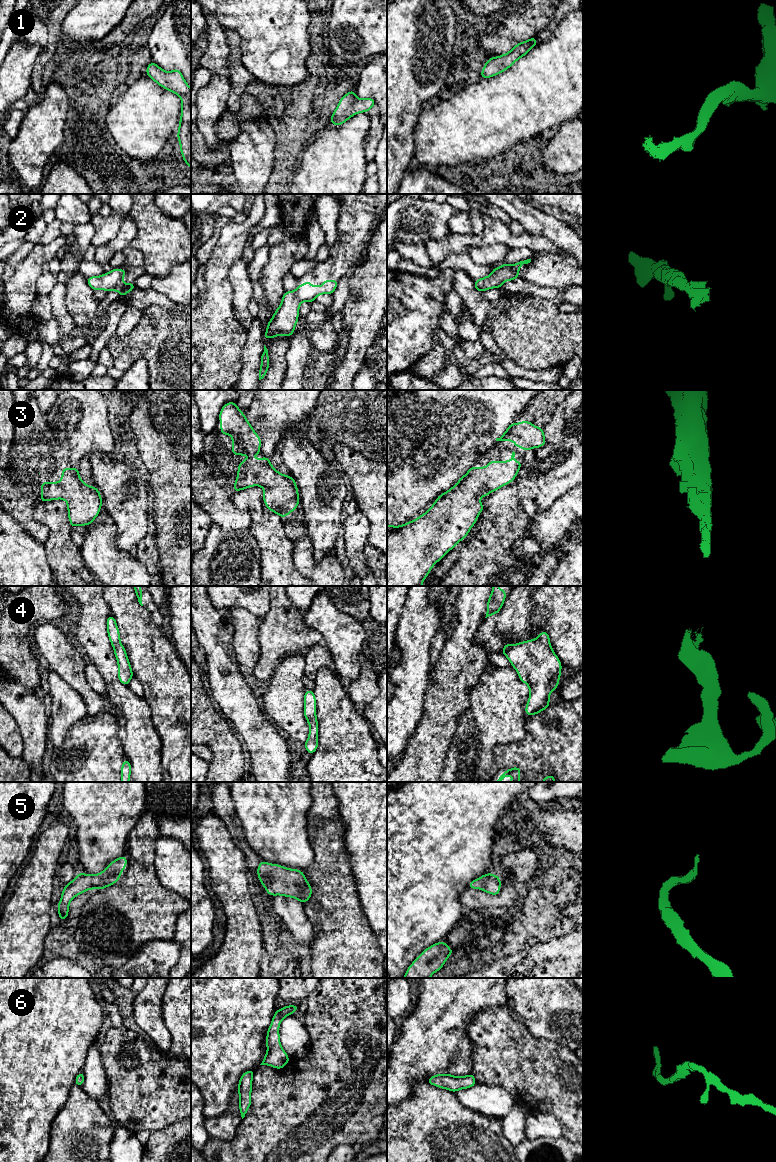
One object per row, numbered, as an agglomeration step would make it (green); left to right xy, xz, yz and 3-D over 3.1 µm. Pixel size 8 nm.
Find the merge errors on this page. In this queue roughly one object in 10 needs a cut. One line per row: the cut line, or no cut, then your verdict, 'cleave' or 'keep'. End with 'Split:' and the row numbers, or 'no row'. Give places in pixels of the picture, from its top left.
1: no cut; keep
2: no cut; keep
3: no cut; keep
4: no cut; keep
5: no cut; keep
6: no cut; keep
Split: no row

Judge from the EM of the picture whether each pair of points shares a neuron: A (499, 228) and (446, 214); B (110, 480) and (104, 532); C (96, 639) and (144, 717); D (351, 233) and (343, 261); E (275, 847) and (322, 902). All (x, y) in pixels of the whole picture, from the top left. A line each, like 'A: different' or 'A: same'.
A: different
B: different
C: same
D: same
E: different

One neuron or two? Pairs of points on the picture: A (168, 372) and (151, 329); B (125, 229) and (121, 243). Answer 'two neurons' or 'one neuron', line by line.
A: one neuron
B: one neuron

